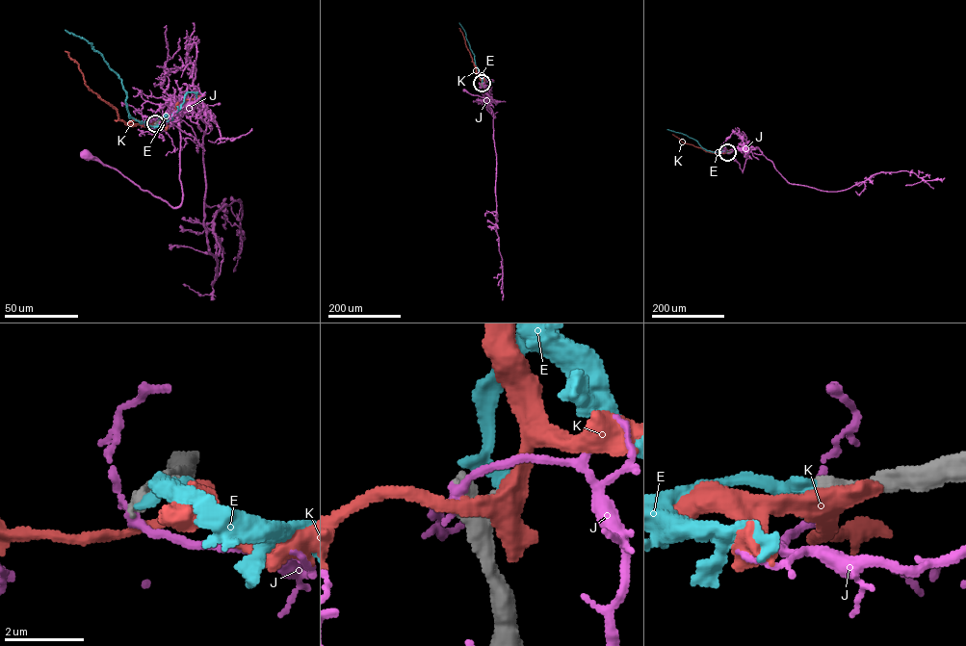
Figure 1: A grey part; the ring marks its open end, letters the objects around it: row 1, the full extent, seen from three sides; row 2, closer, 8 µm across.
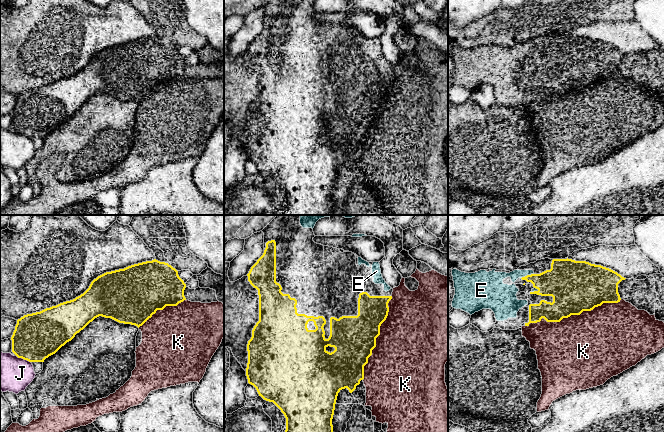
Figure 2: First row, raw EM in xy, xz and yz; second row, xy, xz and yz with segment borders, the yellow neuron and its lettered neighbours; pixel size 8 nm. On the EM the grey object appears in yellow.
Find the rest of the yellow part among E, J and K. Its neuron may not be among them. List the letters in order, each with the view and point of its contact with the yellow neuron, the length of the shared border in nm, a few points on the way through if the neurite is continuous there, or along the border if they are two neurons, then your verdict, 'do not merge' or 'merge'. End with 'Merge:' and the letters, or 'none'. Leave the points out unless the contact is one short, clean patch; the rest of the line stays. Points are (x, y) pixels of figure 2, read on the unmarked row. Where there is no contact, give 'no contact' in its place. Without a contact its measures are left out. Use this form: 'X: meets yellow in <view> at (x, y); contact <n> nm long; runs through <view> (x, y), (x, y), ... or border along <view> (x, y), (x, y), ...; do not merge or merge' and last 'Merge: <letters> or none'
E: meets yellow in yz at (527, 51); contact 110 nm long; merge
J: meets yellow in xy at (23, 134); contact 130 nm long; do not merge
K: meets yellow in yz at (573, 90); contact 800 nm long; do not merge
Merge: E

